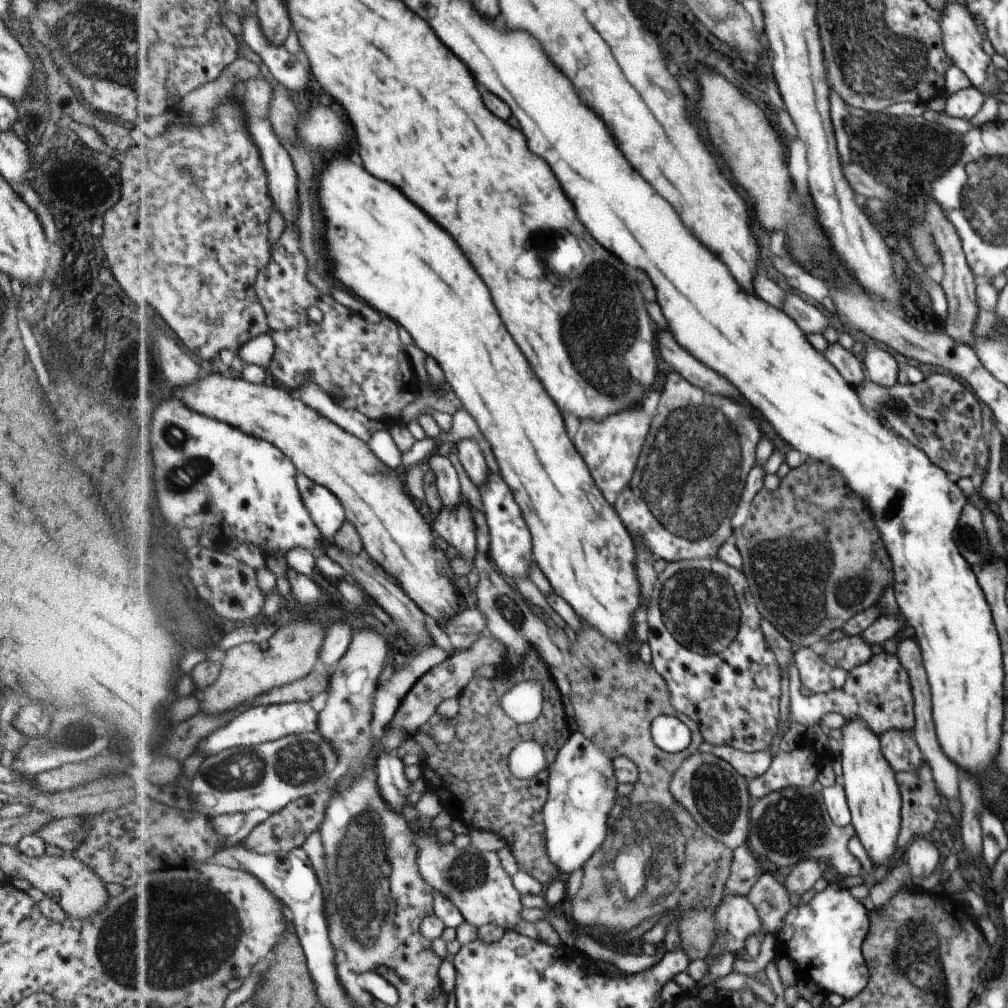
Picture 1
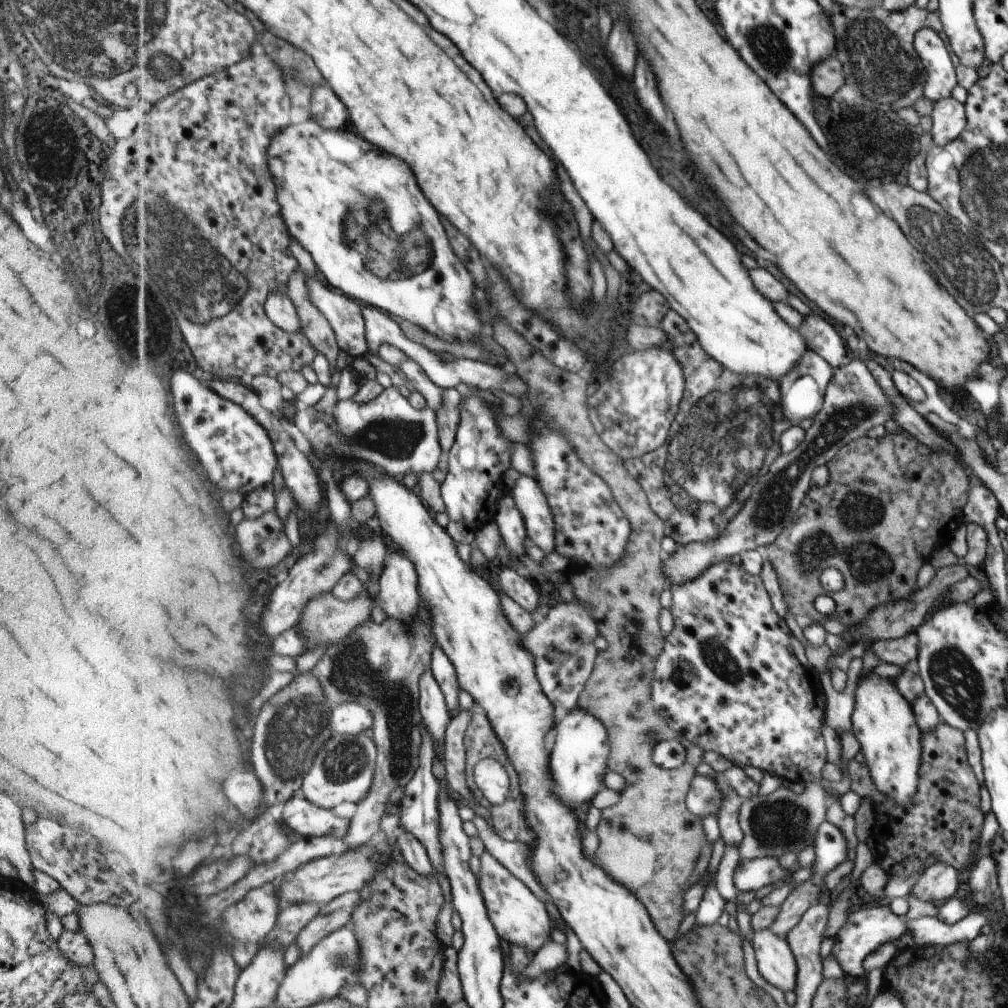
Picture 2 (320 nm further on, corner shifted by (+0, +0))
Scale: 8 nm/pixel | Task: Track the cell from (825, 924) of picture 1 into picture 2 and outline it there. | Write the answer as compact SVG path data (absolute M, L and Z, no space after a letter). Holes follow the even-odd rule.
M887 905L865 908L865 910L857 910L853 914L848 914L843 926L835 934L830 953L837 959L844 975L851 975L858 980L863 976L862 960L886 943L901 943L903 949L915 945L905 916L893 914Z

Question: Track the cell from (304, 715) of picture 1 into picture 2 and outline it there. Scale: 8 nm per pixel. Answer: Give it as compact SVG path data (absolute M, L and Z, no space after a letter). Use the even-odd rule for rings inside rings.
M343 703L333 706L328 719L328 730L333 734L356 735L373 728L373 712L361 703Z

